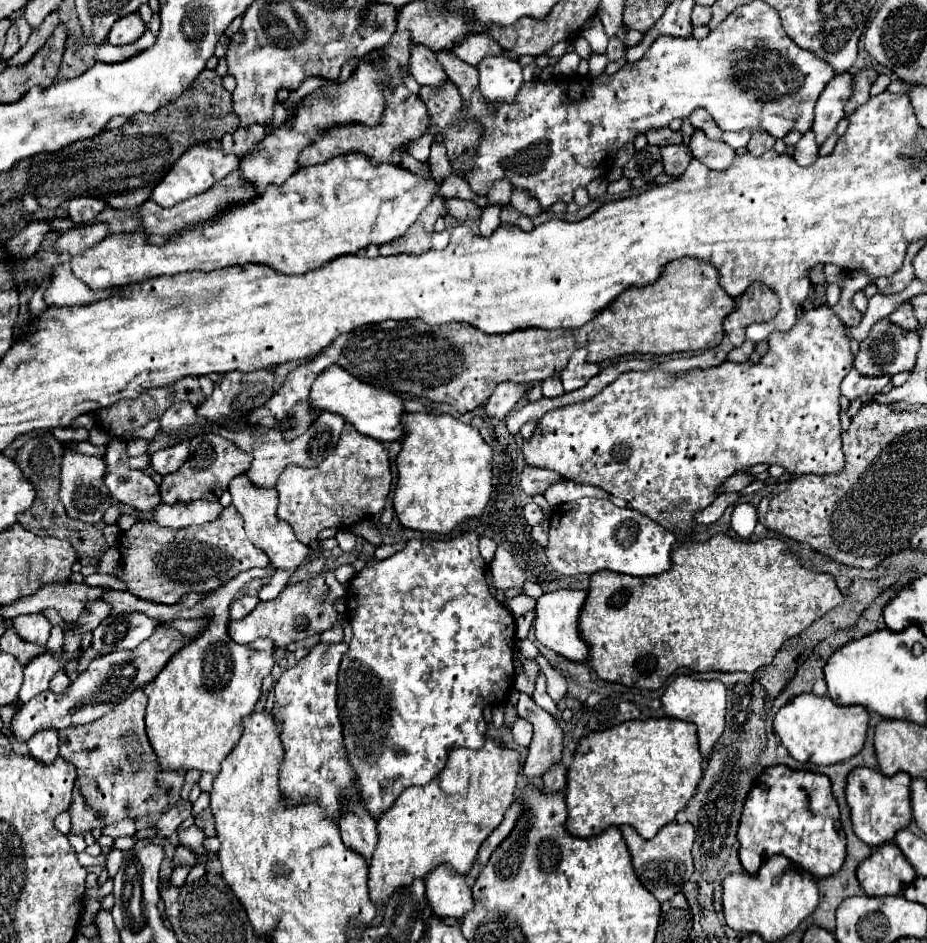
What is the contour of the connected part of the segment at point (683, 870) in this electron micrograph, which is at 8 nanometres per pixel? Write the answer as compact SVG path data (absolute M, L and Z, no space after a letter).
M671 822L671 824L663 826L657 832L657 836L651 838L651 840L641 838L637 834L637 830L631 828L631 826L621 826L621 832L623 832L623 838L625 838L627 848L631 852L633 868L635 868L635 874L637 874L639 882L659 902L665 902L665 900L673 898L693 874L693 856L691 856L691 846L693 846L693 840L695 840L693 826L689 822L687 824Z

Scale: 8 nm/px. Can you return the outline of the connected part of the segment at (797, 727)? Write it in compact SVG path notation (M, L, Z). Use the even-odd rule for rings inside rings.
M801 694L797 698L793 698L791 702L787 702L775 716L773 722L773 730L779 736L781 744L789 750L789 754L801 762L801 764L817 764L817 766L831 766L831 764L839 764L845 762L849 758L853 758L855 754L859 754L863 750L865 744L865 736L867 736L867 724L869 724L869 714L863 706L839 706L835 702L831 702L831 698L827 696L815 696L815 694Z

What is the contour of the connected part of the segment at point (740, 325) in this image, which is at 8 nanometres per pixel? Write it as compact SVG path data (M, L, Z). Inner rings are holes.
M757 284L749 286L743 298L737 298L737 308L731 312L723 328L733 342L733 346L741 346L745 342L745 328L753 322L769 322L779 312L779 296L773 294L769 286Z

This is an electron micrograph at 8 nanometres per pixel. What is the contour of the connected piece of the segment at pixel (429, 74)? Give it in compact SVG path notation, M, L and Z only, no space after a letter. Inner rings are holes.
M411 46L411 74L417 82L439 86L443 80L447 80L445 70L437 62L435 54L427 50L427 46Z

